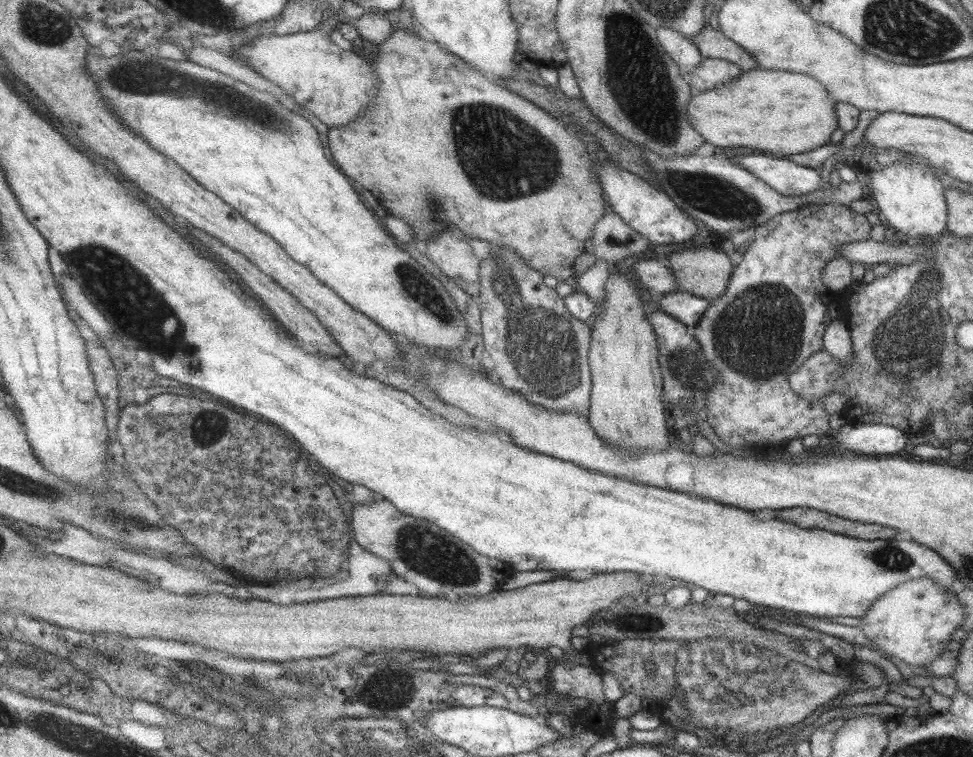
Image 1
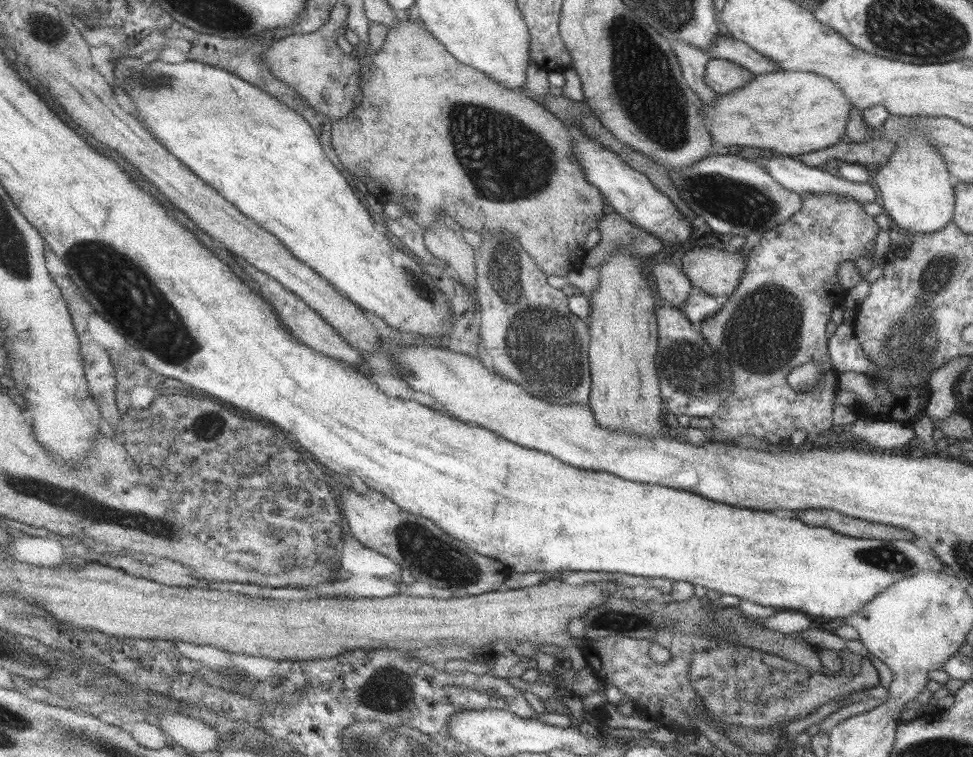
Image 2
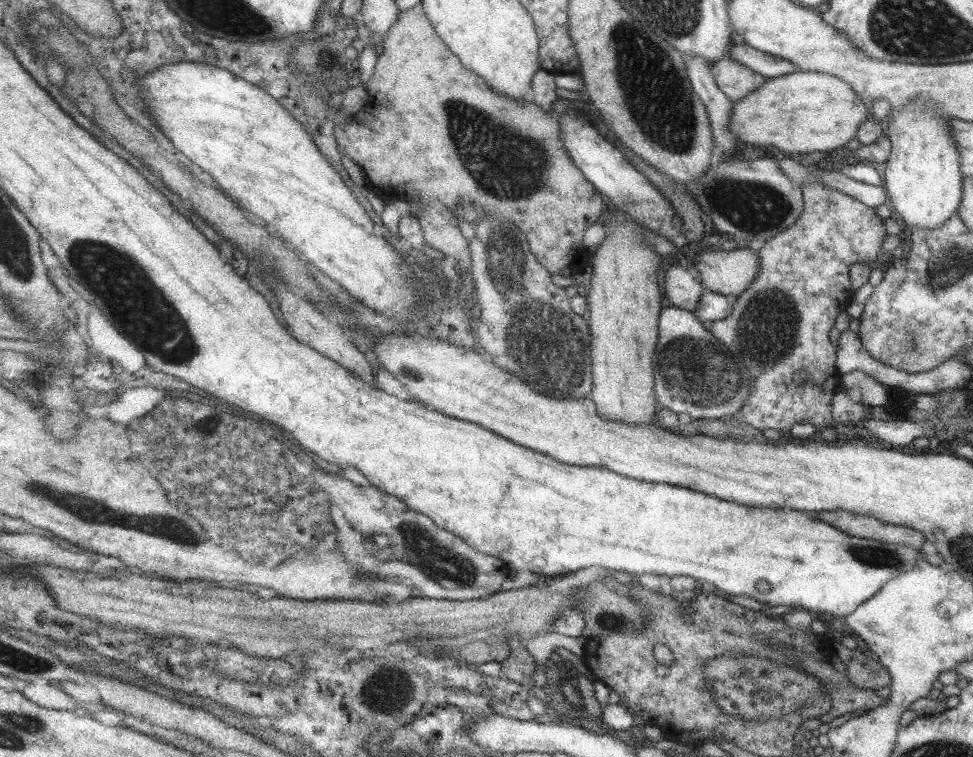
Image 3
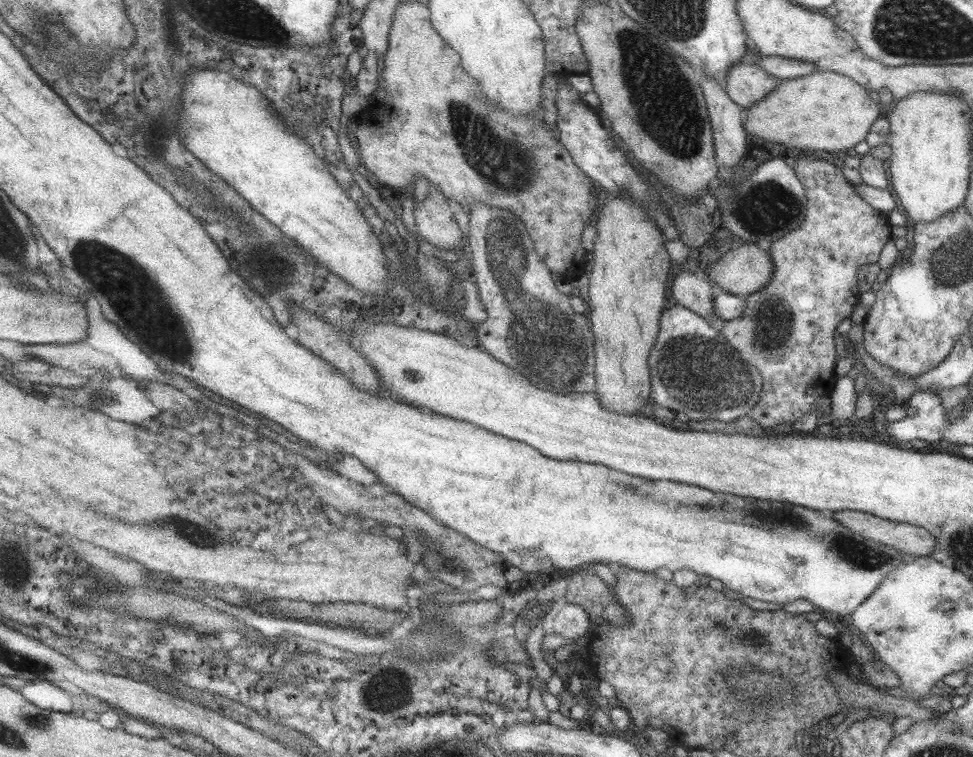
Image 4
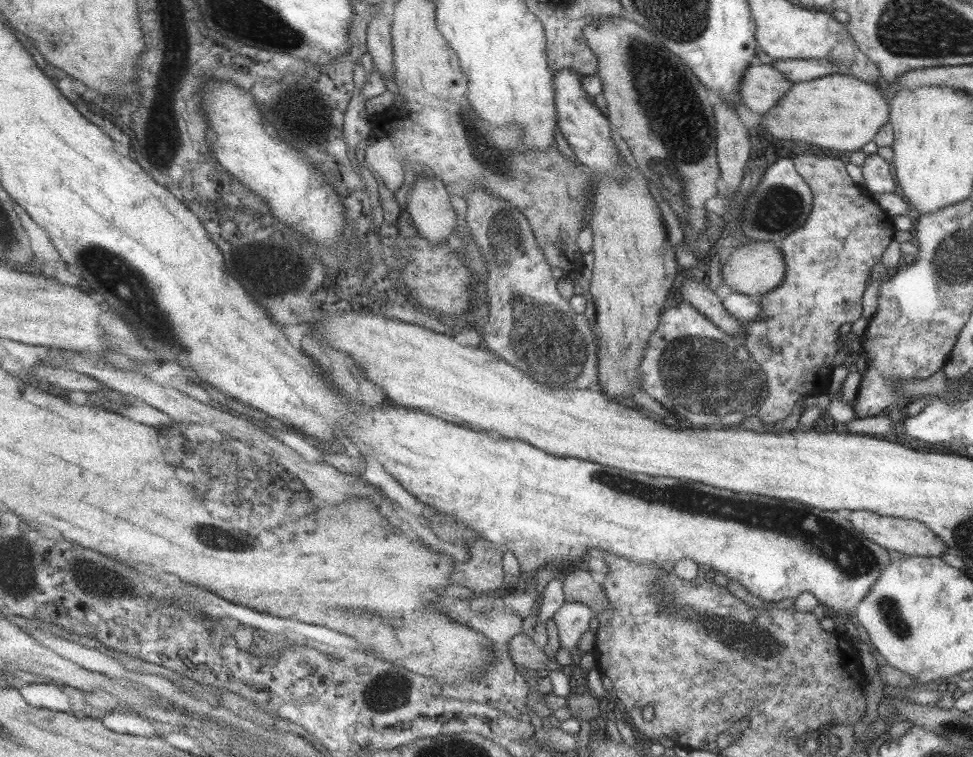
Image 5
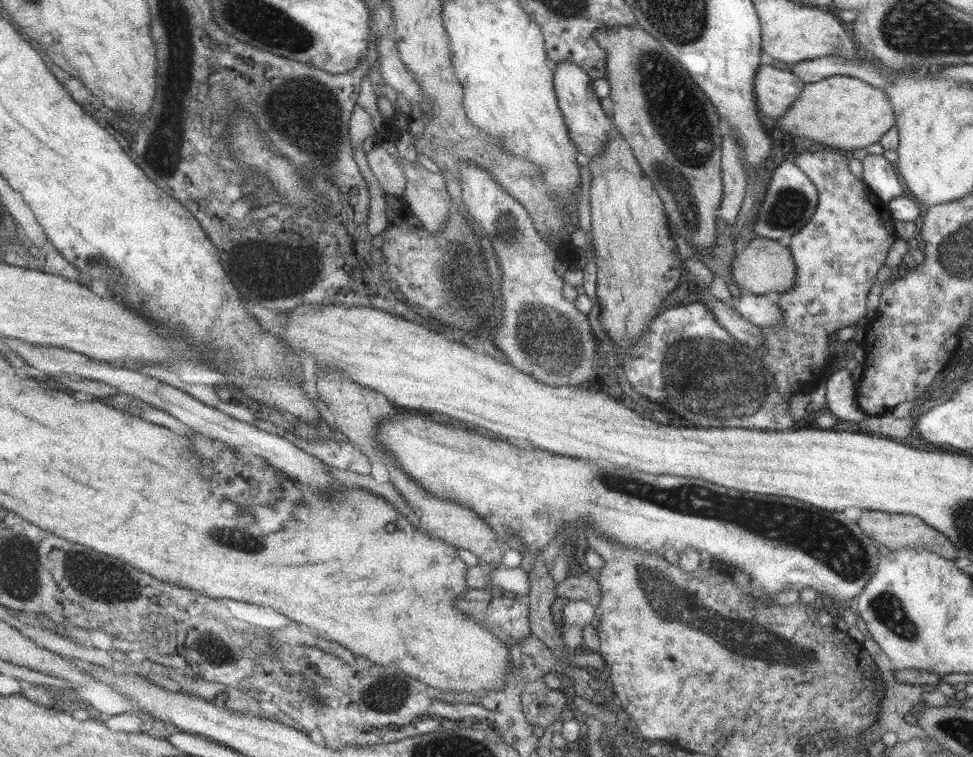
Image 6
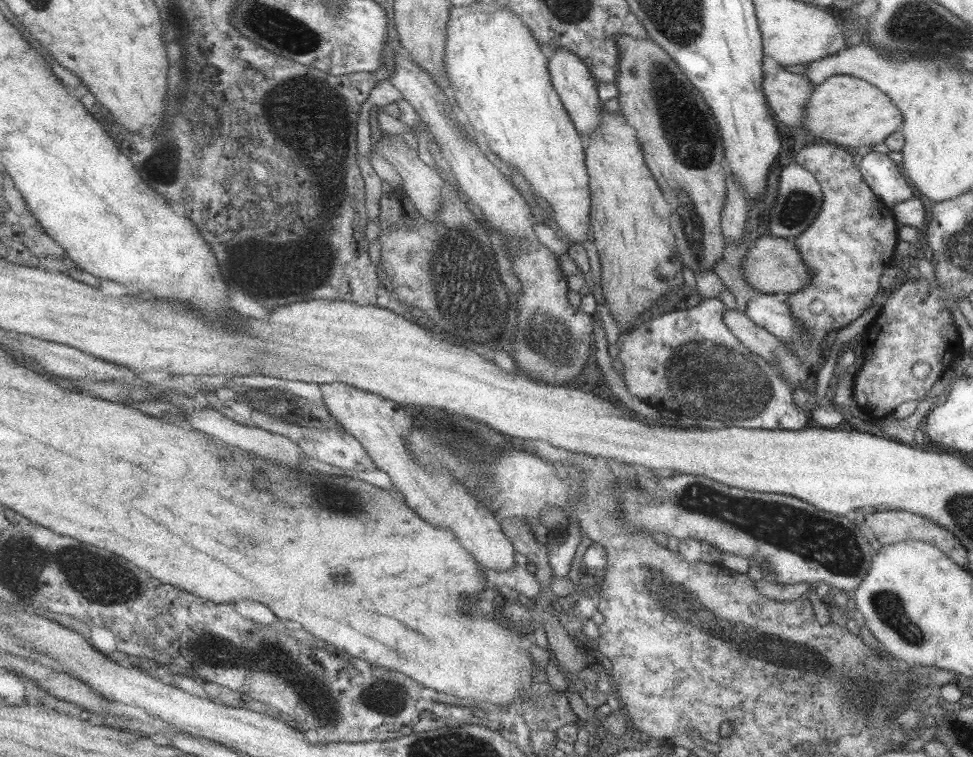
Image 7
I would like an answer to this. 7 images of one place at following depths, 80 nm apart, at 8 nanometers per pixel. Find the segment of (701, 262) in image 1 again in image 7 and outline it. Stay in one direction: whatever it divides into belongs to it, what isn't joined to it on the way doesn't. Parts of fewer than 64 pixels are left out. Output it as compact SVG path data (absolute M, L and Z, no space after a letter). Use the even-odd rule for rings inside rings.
M761 235L747 248L743 261L738 262L742 268L742 277L746 283L754 288L755 292L763 294L775 294L776 292L794 293L804 284L810 283L810 274L801 261L794 244L787 241L787 238Z

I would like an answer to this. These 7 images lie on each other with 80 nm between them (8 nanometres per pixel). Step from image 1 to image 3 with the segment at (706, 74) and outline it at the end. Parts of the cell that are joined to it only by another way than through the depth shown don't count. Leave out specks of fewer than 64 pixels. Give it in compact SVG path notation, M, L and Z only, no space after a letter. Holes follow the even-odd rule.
M727 56L716 60L711 69L713 82L732 103L746 97L745 94L754 91L766 81L765 76L753 72L750 68L743 66L736 60L731 60Z

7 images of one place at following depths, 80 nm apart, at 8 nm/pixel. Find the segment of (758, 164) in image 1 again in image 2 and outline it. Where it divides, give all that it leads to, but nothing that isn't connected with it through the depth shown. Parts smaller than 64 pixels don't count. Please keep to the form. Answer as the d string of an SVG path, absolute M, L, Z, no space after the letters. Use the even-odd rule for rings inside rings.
M759 158L759 160L753 160L761 164L763 171L777 182L777 185L781 185L785 191L793 192L795 194L801 193L817 193L817 194L833 194L841 195L843 197L849 197L855 199L857 202L873 202L875 200L875 189L871 183L853 183L845 179L836 178L829 171L823 172L819 168L804 166L802 162L799 162L796 158Z

